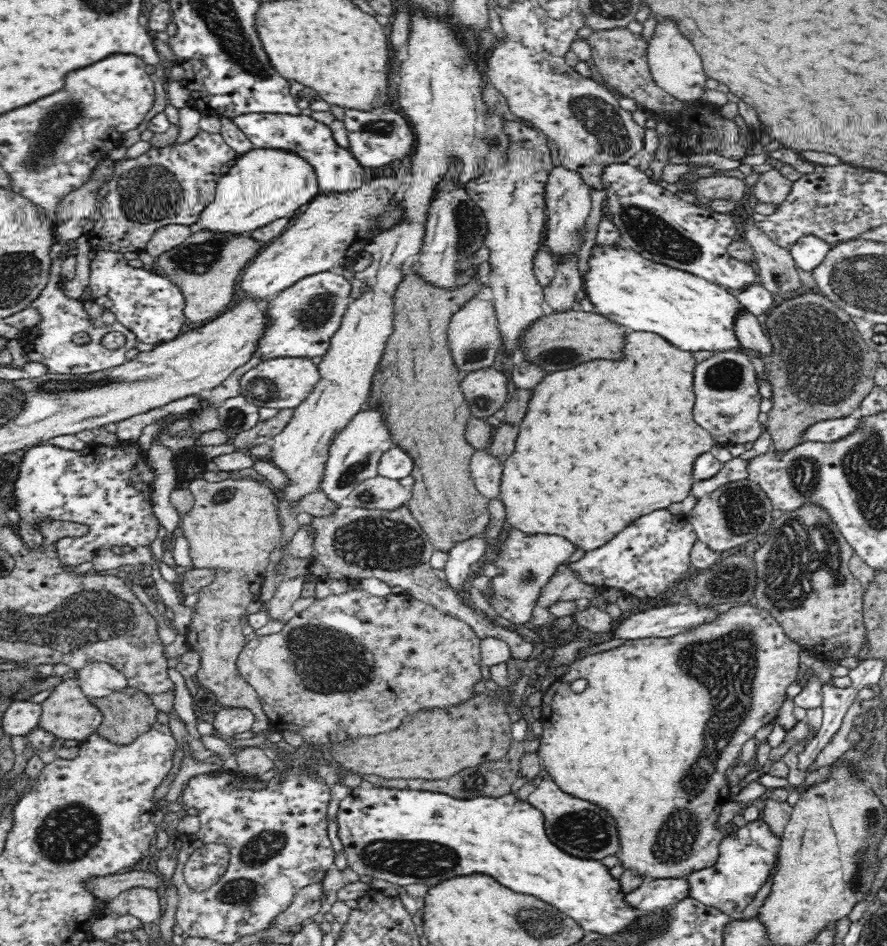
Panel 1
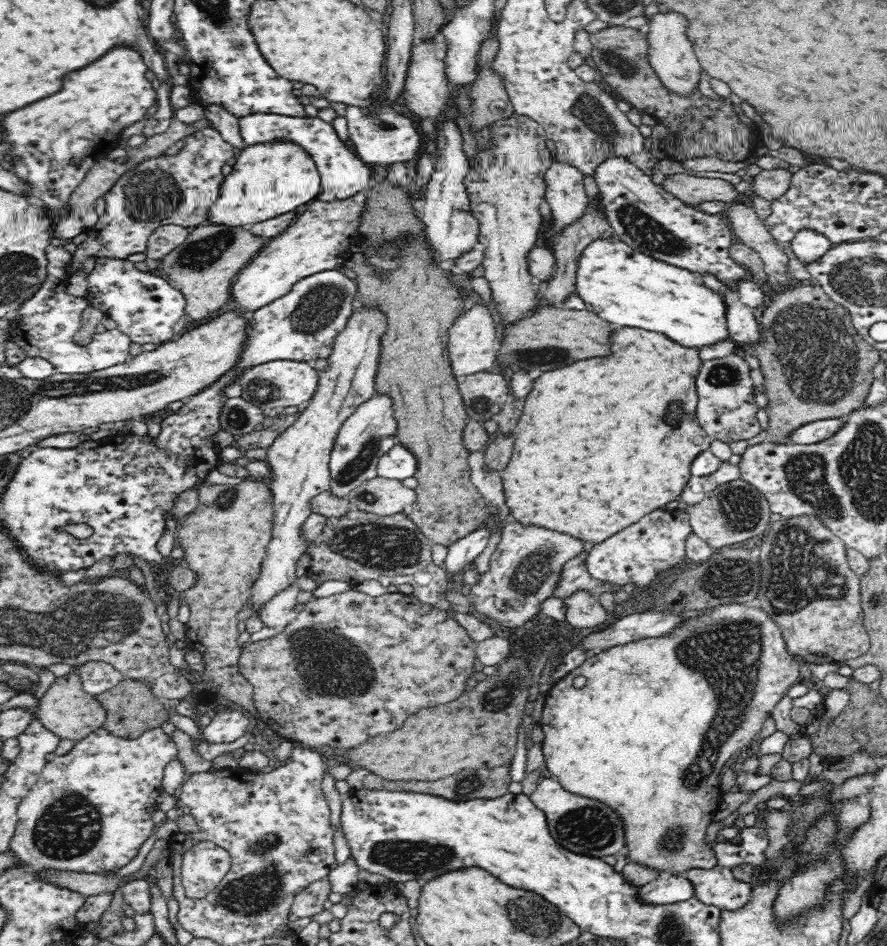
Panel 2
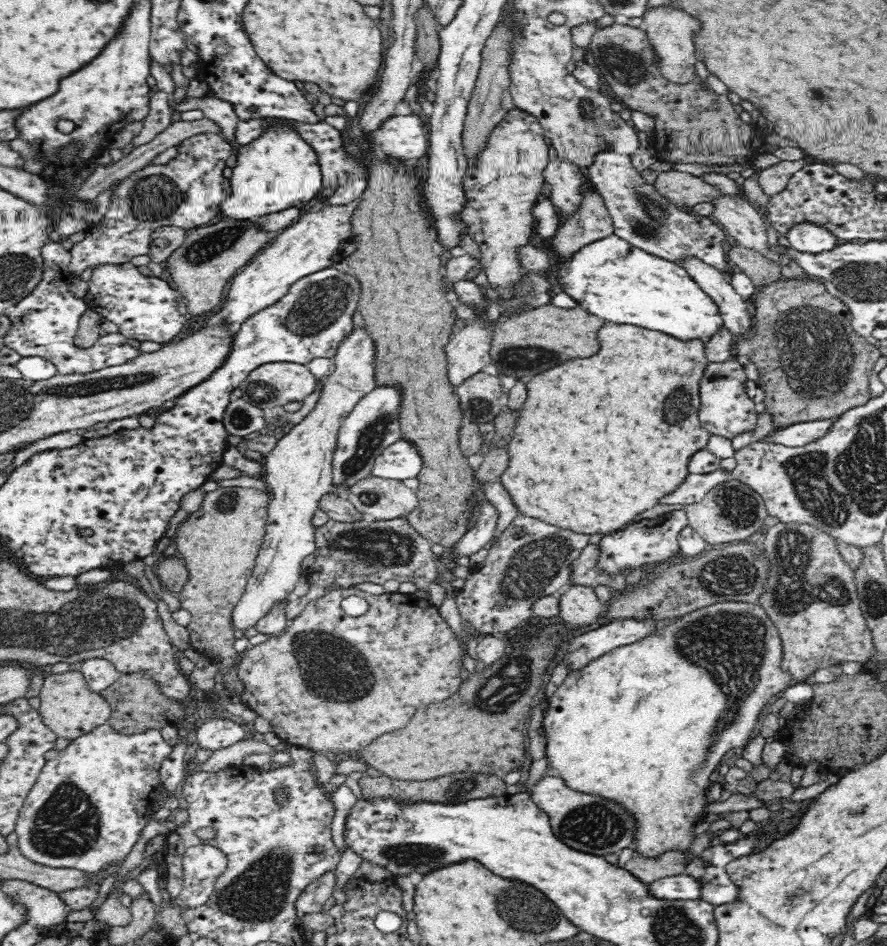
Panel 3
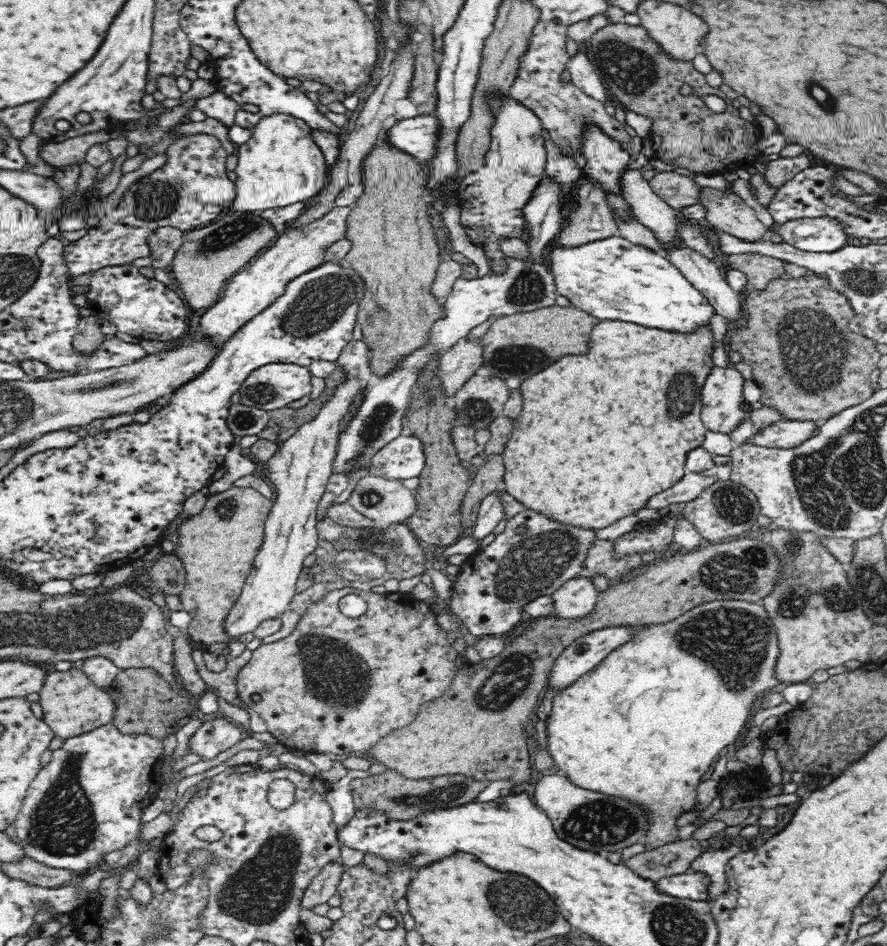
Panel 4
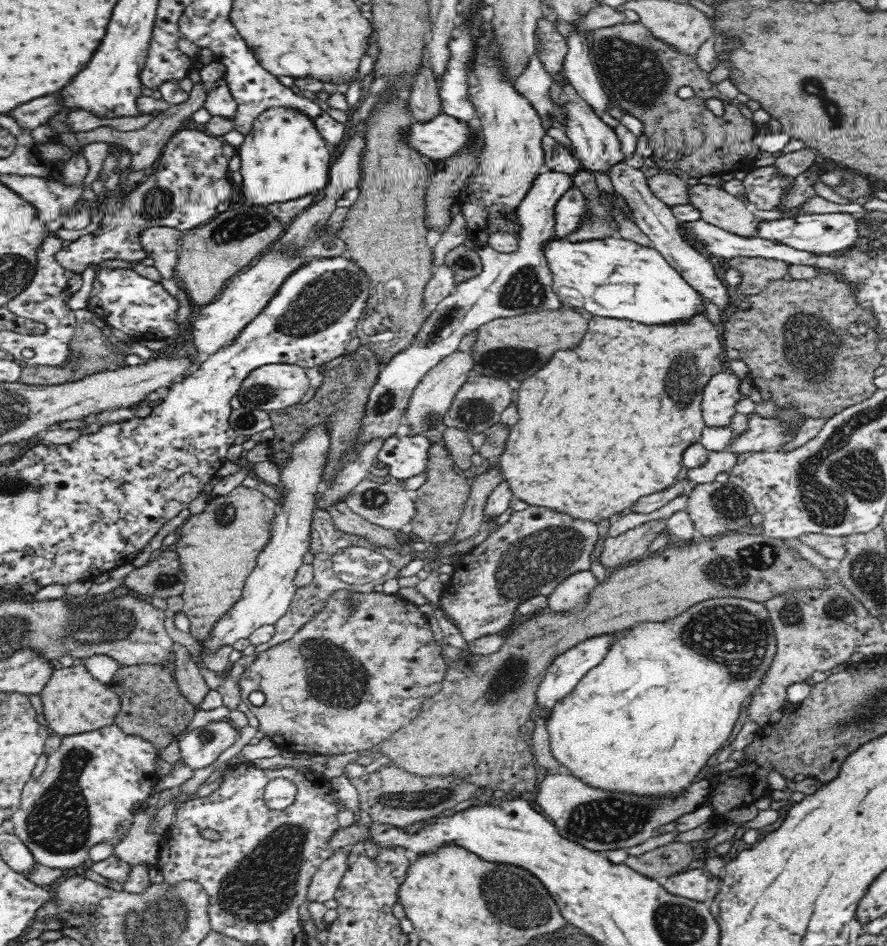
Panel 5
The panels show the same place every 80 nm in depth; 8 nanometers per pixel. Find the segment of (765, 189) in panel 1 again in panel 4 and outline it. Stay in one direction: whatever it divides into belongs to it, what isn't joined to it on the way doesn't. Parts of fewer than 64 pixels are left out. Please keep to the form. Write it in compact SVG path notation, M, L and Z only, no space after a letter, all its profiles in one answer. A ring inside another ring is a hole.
M806 153L794 157L781 157L770 161L763 172L763 181L777 191L780 186L788 182L797 172L811 167Z

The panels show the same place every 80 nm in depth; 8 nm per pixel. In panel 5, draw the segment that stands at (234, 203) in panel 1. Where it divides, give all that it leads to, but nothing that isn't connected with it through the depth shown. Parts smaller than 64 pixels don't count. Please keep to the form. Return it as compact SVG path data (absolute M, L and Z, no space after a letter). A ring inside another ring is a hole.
M268 108L256 116L252 130L244 142L233 150L241 160L244 198L255 206L268 207L272 203L286 203L316 190L322 190L329 181L333 152L319 133L313 120L293 108Z

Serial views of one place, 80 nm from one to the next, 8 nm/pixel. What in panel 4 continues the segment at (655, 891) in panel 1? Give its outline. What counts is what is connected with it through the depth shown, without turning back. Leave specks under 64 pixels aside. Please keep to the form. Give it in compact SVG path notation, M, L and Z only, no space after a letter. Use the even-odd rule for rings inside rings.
M702 872L670 875L655 882L660 894L694 900L708 900L709 879Z

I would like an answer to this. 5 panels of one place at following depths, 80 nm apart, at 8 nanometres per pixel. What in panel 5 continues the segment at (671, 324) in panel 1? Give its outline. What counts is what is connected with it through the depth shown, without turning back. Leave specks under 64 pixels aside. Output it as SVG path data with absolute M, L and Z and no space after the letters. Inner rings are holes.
M615 235L608 238L570 242L554 238L544 244L544 257L552 275L553 291L569 306L588 310L594 316L626 318L642 324L668 324L674 320L688 320L696 312L705 312L697 290L674 270L654 247L646 247Z

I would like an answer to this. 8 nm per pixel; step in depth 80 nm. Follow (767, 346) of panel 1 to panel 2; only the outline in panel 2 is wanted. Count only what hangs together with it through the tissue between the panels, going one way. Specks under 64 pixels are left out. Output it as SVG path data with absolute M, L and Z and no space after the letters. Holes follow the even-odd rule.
M702 275L702 279L710 287L724 293L728 301L728 329L730 336L737 345L760 343L759 314L752 308L744 306L738 299L737 294L730 286L725 286L714 276Z

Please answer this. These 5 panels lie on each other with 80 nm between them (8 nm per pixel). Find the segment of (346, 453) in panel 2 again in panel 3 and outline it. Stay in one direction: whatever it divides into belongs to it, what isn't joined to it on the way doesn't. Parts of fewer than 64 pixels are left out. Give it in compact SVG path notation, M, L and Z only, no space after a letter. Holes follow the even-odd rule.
M376 386L374 391L367 394L354 410L344 419L337 434L337 446L334 450L333 486L344 488L356 486L356 482L373 476L378 456L382 455L392 444L402 438L399 426L397 408L399 407L399 392L394 386Z

